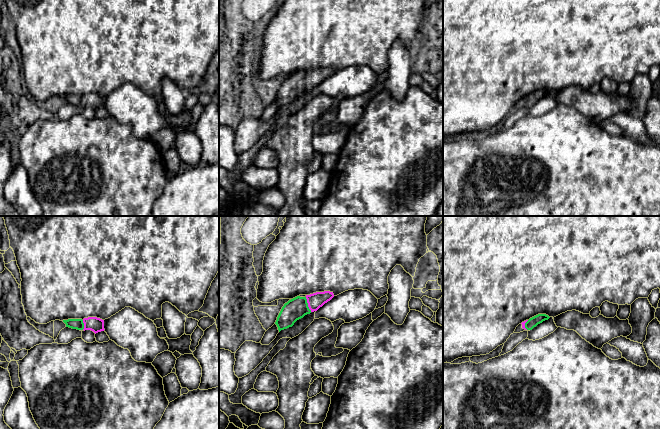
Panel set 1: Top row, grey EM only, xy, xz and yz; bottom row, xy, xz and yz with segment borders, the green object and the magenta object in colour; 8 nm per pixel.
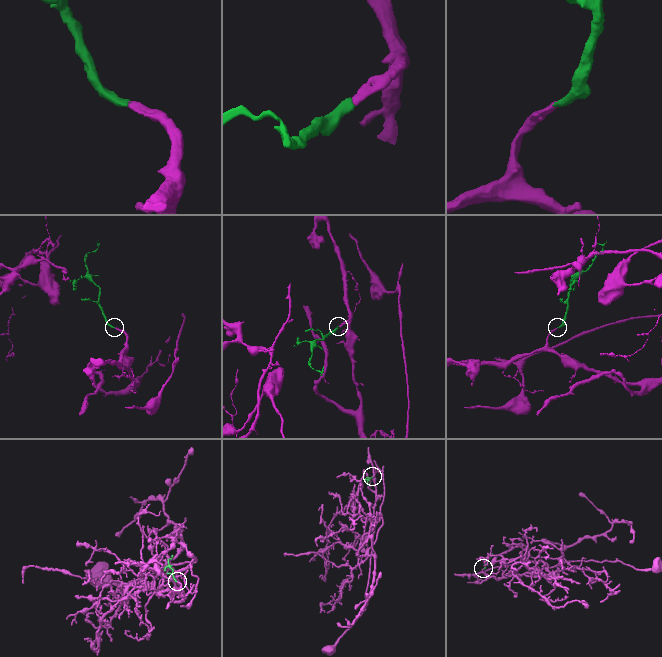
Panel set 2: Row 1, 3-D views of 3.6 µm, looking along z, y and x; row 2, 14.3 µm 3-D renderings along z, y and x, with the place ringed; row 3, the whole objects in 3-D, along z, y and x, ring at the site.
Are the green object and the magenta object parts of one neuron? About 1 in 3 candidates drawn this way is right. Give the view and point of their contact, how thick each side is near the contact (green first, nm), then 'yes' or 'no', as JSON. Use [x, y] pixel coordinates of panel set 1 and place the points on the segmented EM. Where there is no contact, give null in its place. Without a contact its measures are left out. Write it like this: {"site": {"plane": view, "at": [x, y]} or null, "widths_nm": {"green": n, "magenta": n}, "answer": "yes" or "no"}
{"site": {"plane": "xz", "at": [307, 304]}, "widths_nm": {"green": 170, "magenta": 130}, "answer": "yes"}

